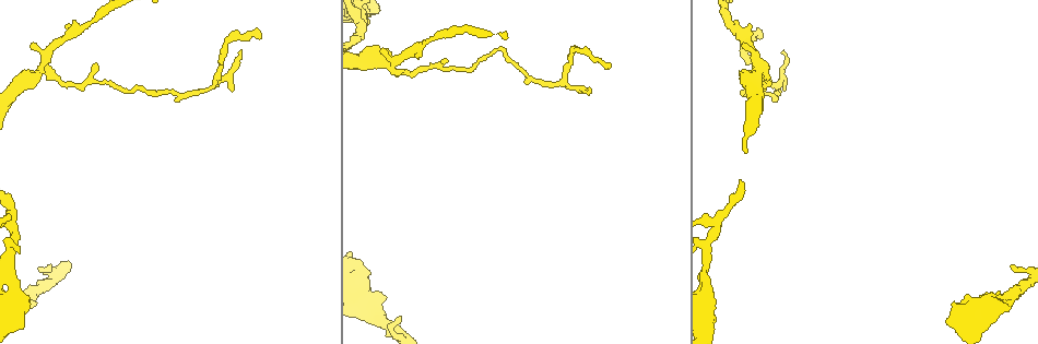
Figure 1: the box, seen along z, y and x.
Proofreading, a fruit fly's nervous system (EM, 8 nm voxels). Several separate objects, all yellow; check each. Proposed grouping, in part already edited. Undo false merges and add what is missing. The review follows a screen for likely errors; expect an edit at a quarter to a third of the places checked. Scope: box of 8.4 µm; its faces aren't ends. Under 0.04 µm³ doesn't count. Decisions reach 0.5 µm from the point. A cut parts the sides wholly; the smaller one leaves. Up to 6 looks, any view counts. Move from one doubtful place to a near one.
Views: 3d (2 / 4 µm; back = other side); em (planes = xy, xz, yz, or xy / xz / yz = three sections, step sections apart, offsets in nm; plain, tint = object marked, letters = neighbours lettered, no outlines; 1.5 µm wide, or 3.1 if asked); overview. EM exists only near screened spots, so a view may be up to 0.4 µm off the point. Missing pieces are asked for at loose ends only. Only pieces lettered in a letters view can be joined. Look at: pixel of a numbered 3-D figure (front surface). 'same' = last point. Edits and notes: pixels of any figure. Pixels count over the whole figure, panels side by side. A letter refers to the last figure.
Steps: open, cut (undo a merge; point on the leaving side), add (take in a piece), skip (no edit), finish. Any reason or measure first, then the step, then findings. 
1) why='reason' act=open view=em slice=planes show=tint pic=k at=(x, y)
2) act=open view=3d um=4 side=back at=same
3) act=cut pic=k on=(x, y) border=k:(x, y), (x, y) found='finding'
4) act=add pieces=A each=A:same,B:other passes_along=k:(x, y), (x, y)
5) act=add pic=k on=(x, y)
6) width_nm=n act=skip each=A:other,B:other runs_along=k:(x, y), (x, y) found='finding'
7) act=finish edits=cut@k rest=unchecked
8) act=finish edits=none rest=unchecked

why='small branch off a trunk' act=open view=em slice=planes show=plain pic=1 at=(762, 68)

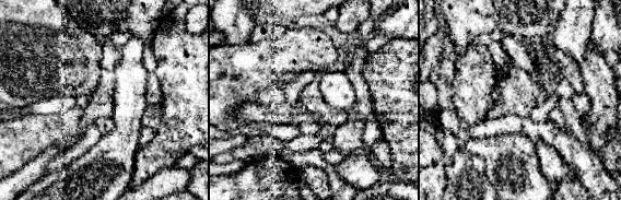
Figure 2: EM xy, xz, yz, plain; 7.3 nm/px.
why='see the neighbours' act=open view=em slice=planes show=letters at=same

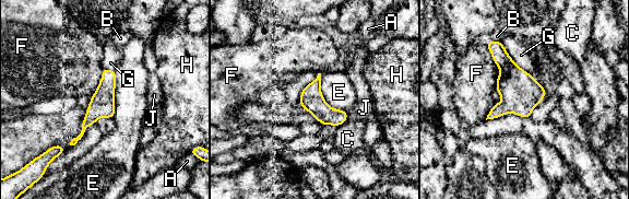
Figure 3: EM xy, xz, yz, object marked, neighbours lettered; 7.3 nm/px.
width_nm=170 act=skip each=A:other,B:other,C:other,E:other,F:other,G:other,H:other,J:other border=3:(320, 73), (323, 100), (344, 110) found='continuous, no second cell'

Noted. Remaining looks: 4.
why='tapers out' act=open view=3d um=4 pic=1 at=(590, 90)

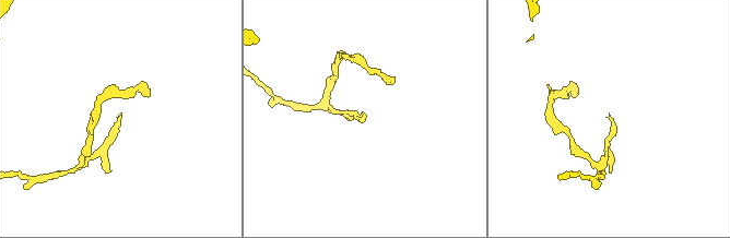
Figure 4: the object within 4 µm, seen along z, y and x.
act=open view=em slice=xy step=8 show=letters pic=4 at=(364, 117)

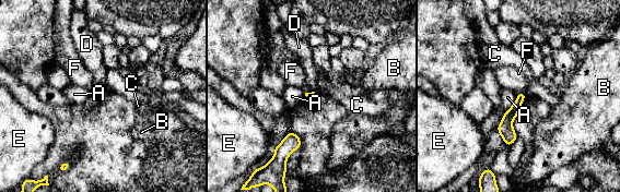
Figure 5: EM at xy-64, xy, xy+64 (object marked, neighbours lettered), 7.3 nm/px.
why='cut it another way' act=open view=em slice=planes show=letters at=same

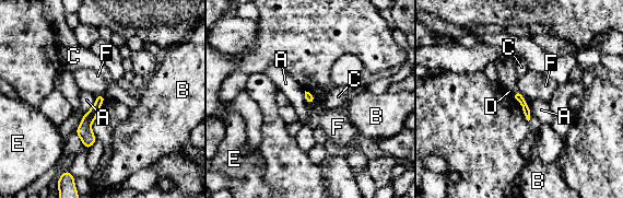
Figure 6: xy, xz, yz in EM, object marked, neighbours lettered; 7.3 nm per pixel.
act=skip each=A:other,B:other,C:other,D:other,E:other,F:other border=6:(517, 88), (526, 101) found='none of them fits'

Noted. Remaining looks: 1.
why='calibre changes' act=open view=em slice=planes show=letters pic=1 at=(371, 310)

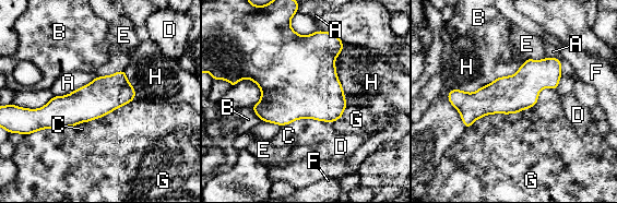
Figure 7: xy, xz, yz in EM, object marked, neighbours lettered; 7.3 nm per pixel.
act=skip each=A:other,B:other,C:other,D:other,E:other,F:other,G:other,H:other runs_along=7:(558, 62), (513, 94), (450, 95) found='one cell here'

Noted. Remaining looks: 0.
act=finish edits=none rest=unchecked

